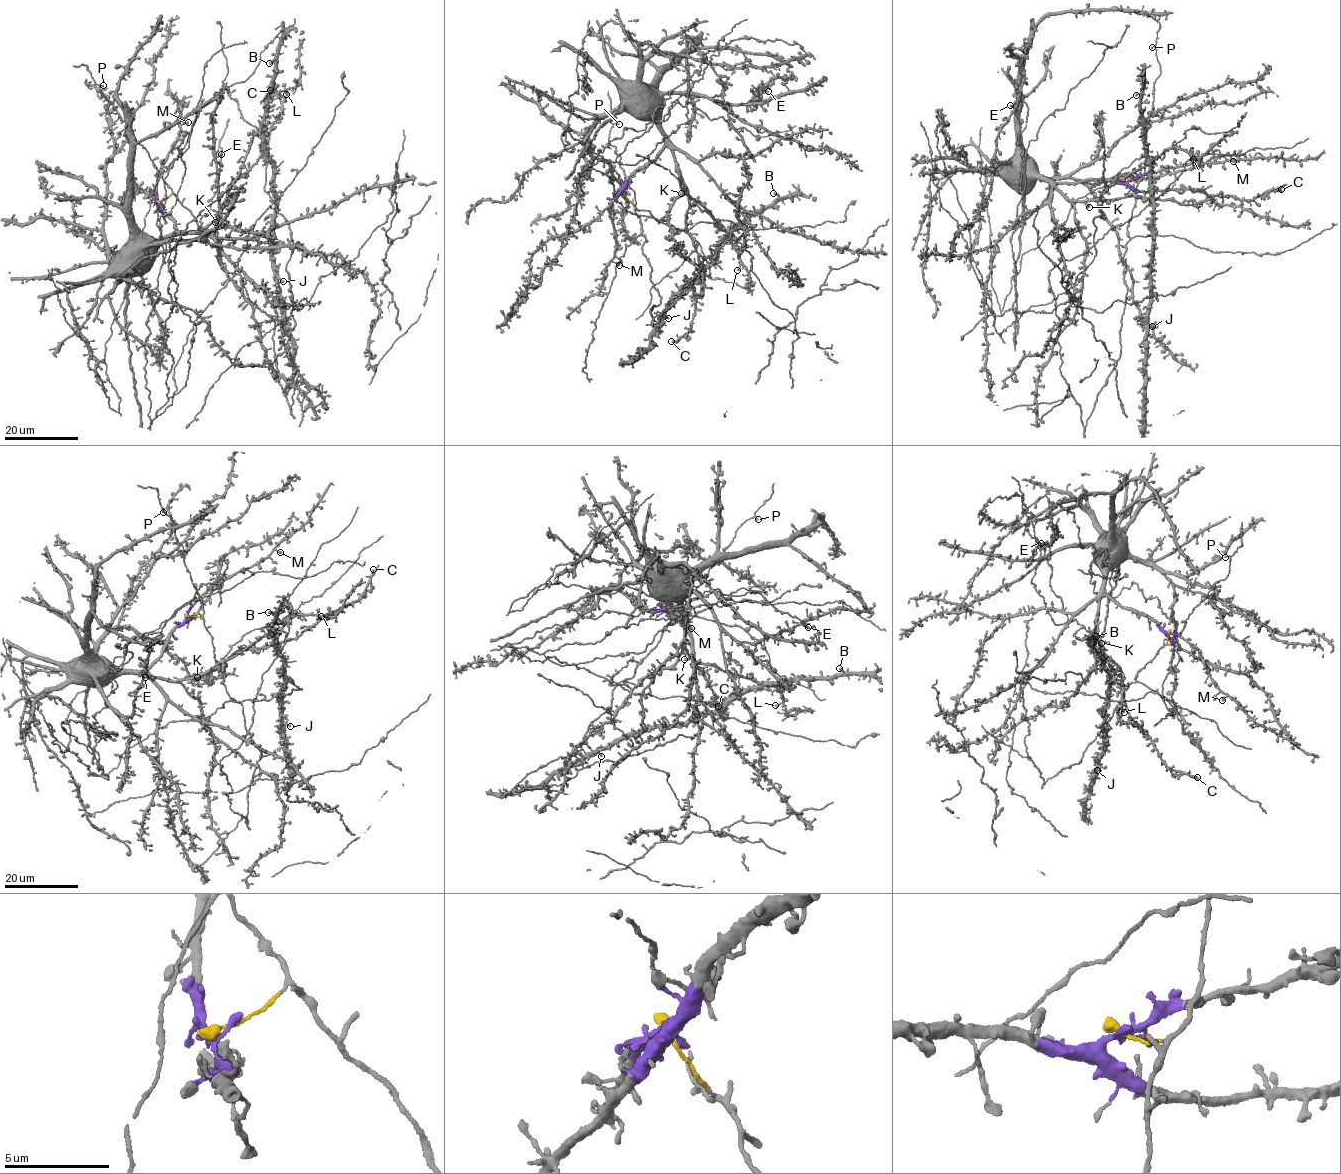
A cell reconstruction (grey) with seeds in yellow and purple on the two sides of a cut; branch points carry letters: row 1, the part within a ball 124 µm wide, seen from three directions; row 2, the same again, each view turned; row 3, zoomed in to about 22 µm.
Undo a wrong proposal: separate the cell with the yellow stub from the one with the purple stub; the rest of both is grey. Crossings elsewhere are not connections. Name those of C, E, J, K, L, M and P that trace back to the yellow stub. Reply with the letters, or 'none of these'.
J, P

